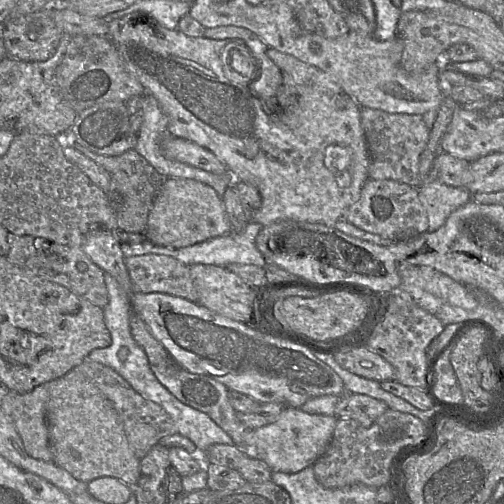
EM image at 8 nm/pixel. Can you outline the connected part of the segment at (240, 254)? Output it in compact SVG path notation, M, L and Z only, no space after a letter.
M250 221L241 232L230 232L222 236L214 237L206 241L178 249L155 245L147 239L138 244L122 243L121 247L125 258L154 253L174 257L185 265L204 264L227 266L230 264L252 264L264 267L267 264L272 263L268 263L256 247L256 237L262 227L263 226L260 223Z

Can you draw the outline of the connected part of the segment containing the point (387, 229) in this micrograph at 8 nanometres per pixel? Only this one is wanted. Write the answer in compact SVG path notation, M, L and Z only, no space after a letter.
M368 179L359 199L347 209L341 219L392 241L407 240L428 230L428 217L419 199L418 188L388 179Z

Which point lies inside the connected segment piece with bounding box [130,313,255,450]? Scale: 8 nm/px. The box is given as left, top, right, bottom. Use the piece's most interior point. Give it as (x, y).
(202, 392)

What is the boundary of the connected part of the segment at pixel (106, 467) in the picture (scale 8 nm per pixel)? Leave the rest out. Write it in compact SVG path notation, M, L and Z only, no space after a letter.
M73 369L64 376L50 381L49 384L46 422L53 462L69 472L75 479L85 483L100 477L114 477L130 487L136 486L140 476L140 460L129 446L123 422L113 404L95 384L81 372Z

